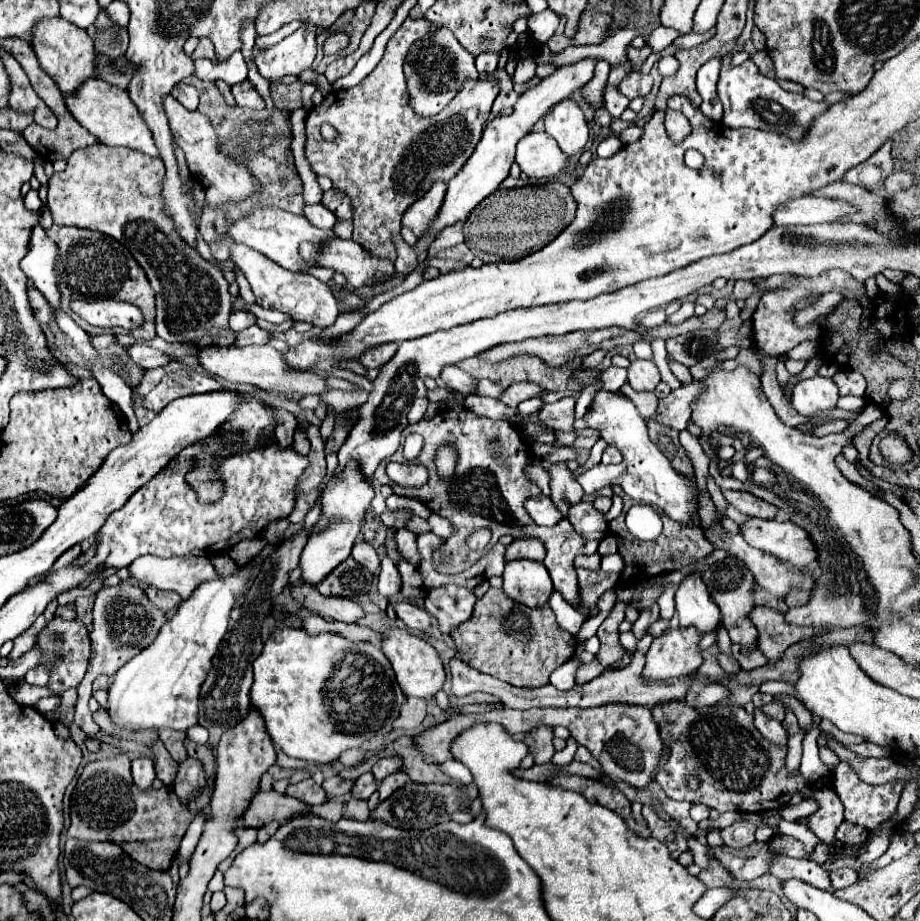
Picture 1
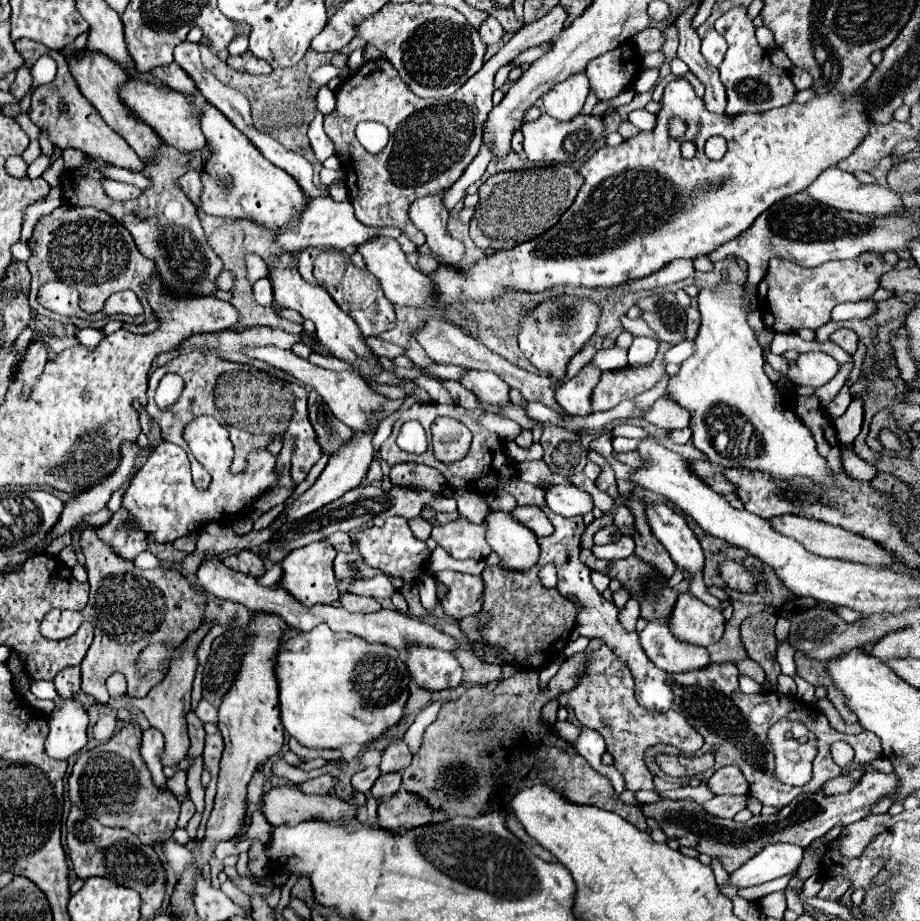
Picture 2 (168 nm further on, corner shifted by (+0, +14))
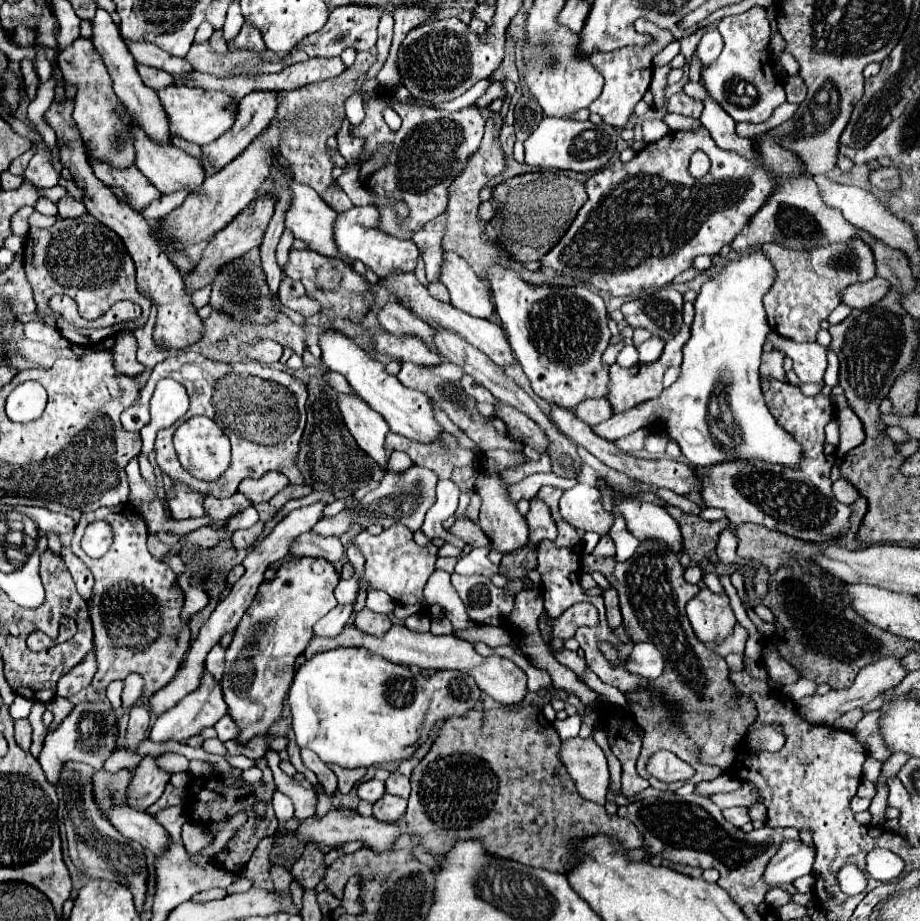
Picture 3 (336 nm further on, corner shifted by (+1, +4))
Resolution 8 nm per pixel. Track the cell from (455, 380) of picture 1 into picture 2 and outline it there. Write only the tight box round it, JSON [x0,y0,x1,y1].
[461,370,511,406]

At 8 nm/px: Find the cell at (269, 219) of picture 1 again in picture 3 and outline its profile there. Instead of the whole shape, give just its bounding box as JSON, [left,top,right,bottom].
[334,206,420,276]

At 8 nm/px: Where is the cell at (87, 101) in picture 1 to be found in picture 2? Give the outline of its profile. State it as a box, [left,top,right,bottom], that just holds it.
[121,78,205,152]

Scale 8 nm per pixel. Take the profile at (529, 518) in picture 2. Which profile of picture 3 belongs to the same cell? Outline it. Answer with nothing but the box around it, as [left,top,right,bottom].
[526,498,556,544]

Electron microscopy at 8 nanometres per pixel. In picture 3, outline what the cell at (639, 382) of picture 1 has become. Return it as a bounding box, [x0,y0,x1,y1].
[638,338,664,364]

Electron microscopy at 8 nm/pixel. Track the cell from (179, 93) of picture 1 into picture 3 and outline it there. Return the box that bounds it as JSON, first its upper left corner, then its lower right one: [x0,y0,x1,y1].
[138,64,174,90]

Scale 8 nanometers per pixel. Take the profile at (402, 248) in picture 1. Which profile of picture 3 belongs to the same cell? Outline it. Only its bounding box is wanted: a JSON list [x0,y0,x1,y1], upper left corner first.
[428,282,450,302]

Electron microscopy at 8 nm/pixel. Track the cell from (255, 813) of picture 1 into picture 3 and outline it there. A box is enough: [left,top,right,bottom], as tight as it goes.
[294,808,402,852]

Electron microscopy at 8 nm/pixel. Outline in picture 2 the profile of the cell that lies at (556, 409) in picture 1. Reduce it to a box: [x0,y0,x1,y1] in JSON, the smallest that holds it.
[557,364,601,416]

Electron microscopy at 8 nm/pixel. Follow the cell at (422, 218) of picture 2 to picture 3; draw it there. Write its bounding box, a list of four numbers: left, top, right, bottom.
[440,252,494,318]

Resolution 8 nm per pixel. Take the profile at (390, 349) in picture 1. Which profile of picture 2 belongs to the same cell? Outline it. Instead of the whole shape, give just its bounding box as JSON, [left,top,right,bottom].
[297,248,395,338]

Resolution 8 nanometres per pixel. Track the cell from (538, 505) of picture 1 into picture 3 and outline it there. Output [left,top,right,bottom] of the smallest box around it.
[560,484,612,534]

